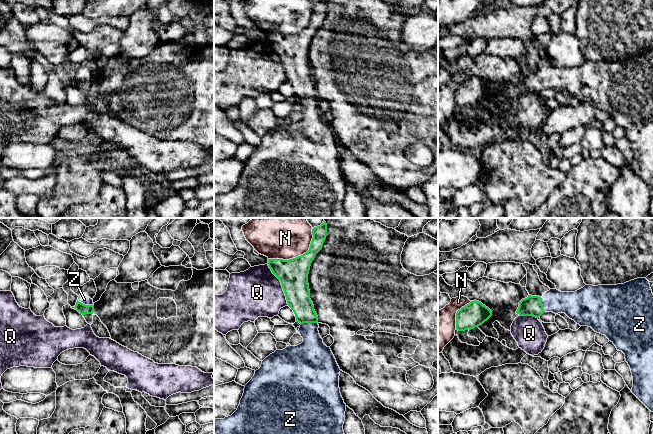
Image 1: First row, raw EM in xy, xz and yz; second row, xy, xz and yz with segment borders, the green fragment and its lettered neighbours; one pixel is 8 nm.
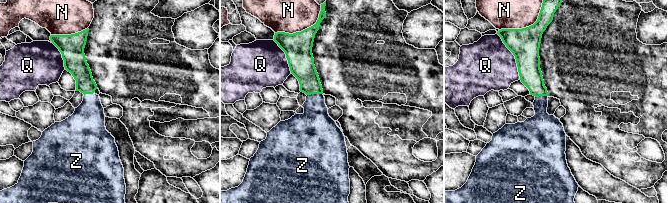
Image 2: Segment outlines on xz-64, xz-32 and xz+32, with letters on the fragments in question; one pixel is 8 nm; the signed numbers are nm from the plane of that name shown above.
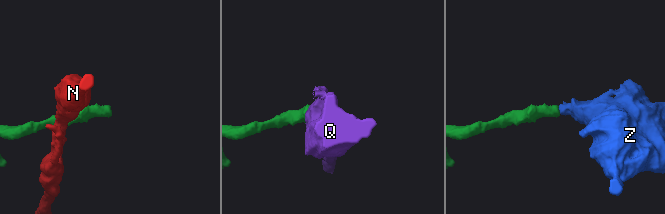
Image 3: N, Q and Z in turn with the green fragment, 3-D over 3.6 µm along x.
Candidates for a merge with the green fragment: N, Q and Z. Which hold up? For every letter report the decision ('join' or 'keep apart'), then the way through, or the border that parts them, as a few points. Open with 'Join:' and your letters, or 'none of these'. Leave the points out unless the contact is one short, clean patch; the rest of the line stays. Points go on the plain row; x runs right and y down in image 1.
Join: Z
N: keep apart
Q: keep apart
Z: join | across xy (83, 85), (84, 80), (84, 75)

